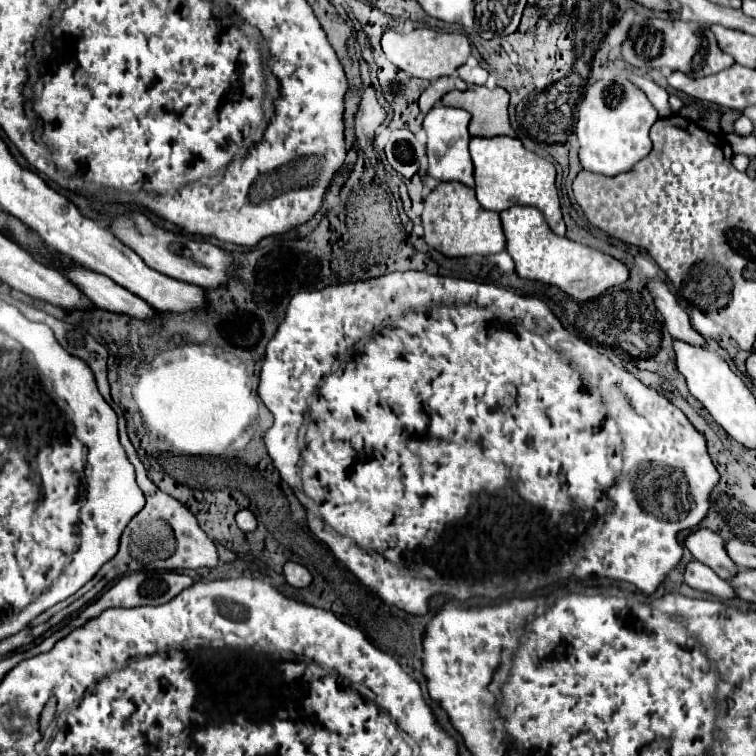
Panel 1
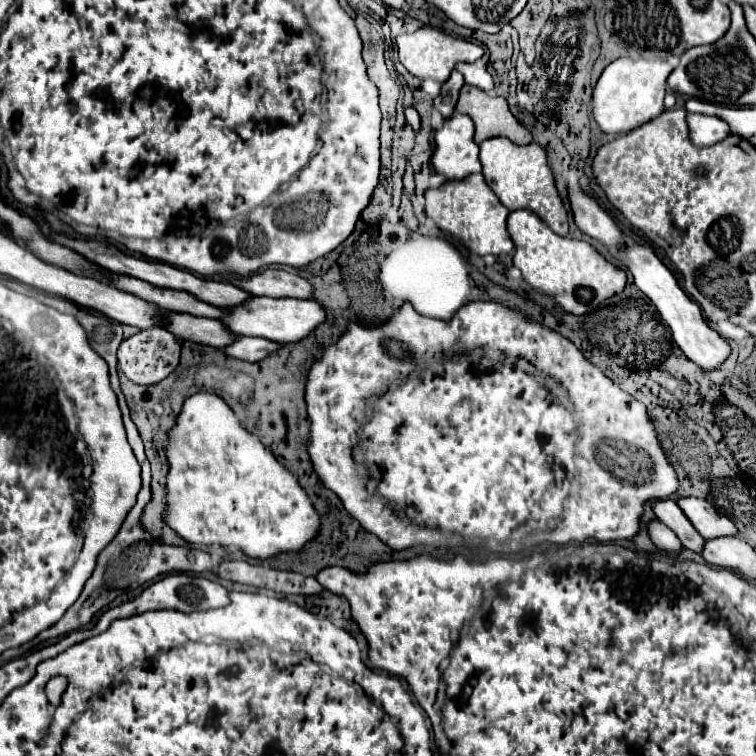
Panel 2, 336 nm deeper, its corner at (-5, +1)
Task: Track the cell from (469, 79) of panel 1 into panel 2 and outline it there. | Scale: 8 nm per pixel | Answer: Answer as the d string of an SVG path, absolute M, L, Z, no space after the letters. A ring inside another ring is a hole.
M457 63L457 69L463 73L467 85L473 85L473 87L485 91L485 93L489 93L493 89L493 79L487 73L485 65L479 65L479 63Z

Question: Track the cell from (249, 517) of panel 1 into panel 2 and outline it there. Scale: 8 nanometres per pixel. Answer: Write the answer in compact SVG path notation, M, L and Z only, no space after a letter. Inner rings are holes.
M195 393L191 395L185 403L183 403L183 409L181 413L177 415L175 419L175 425L169 429L167 433L167 441L165 441L165 455L167 455L167 461L169 461L169 471L167 471L167 483L165 483L165 505L163 505L163 521L175 529L187 543L199 543L199 545L223 545L223 547L237 547L239 551L243 551L247 557L251 559L269 559L269 557L275 557L279 553L299 553L305 543L313 541L317 535L319 535L319 529L321 529L321 515L317 513L317 509L313 507L313 501L309 499L309 495L305 493L305 489L299 485L299 481L295 479L295 475L275 459L275 455L253 435L249 433L241 423L239 419L235 417L233 409L215 393Z

